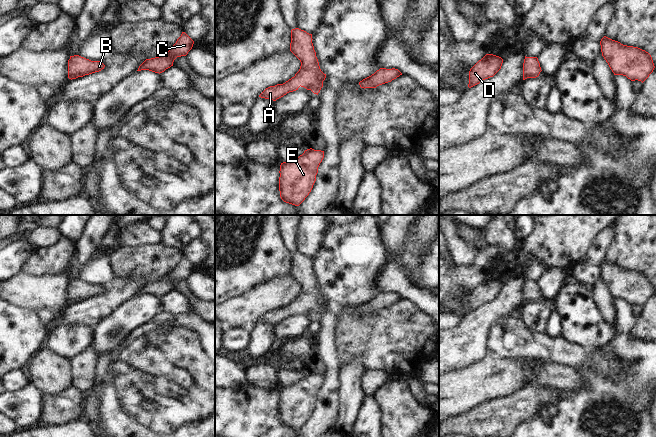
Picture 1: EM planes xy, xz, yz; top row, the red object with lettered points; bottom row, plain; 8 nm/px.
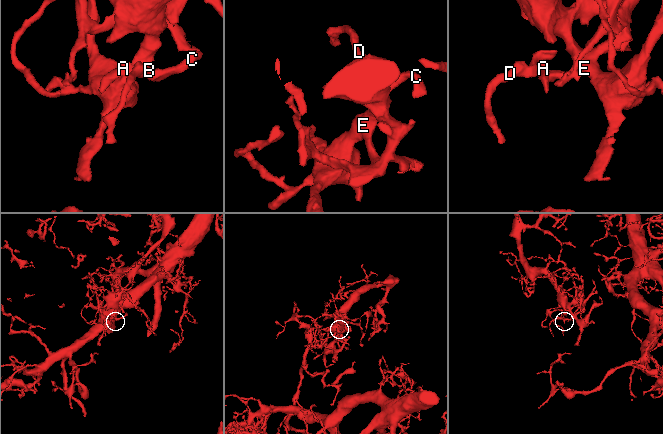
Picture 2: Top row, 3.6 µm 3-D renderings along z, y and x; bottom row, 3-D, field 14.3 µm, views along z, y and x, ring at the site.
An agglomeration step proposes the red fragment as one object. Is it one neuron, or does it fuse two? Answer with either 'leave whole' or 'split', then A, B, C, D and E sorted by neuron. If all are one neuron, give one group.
leave whole | A B C D E

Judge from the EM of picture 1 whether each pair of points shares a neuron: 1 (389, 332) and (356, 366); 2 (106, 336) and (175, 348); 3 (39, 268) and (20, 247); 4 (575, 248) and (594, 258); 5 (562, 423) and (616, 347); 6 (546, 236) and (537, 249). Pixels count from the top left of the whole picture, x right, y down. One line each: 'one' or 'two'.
1: two
2: two
3: two
4: two
5: one
6: one

